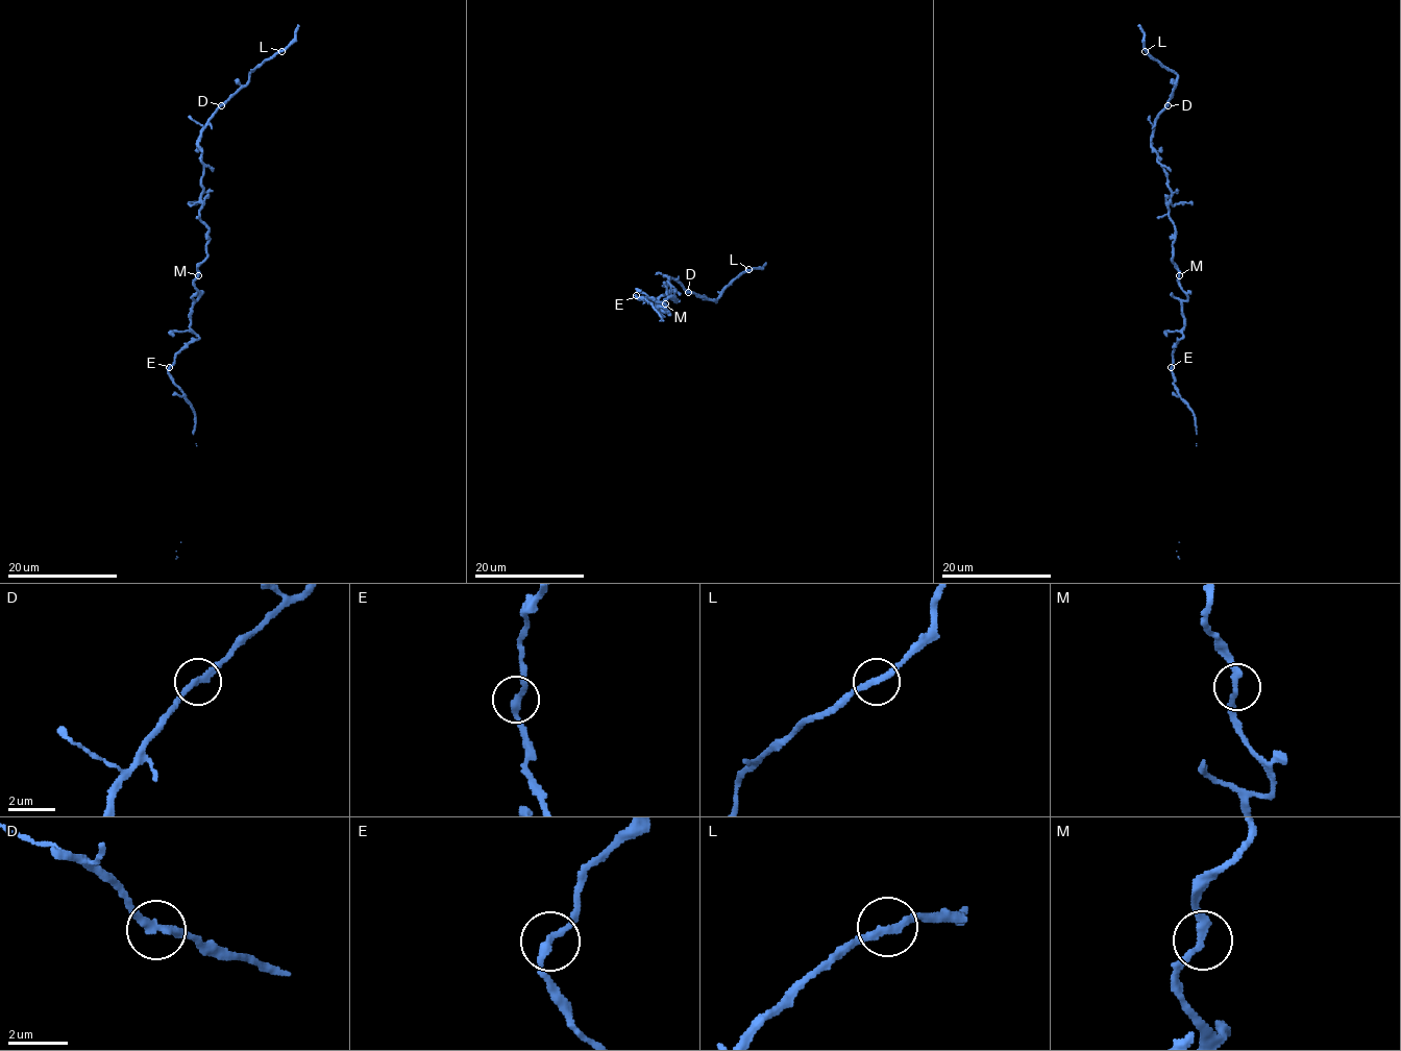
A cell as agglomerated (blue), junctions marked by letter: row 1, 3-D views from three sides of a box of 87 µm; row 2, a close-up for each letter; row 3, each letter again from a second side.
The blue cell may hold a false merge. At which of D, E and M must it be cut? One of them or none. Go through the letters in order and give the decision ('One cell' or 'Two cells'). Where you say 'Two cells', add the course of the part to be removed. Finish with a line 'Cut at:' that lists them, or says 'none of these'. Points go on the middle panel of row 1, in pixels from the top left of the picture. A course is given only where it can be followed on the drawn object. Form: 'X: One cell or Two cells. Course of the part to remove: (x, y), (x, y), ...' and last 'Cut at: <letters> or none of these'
D: One cell
E: One cell
M: One cell
Cut at: none of these

